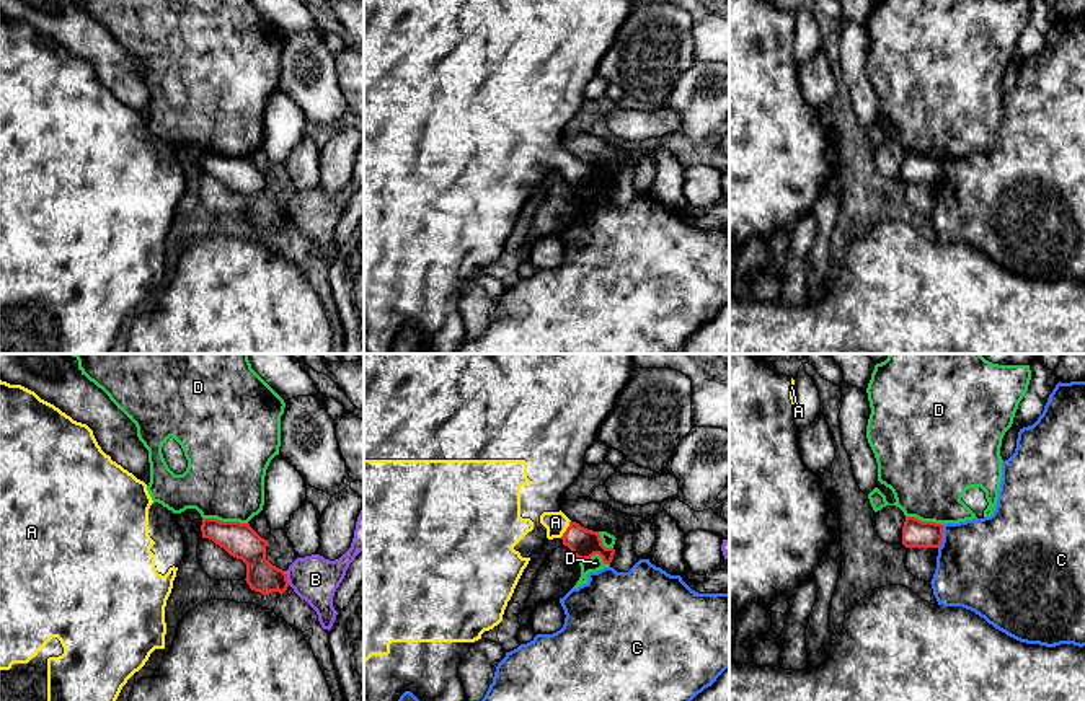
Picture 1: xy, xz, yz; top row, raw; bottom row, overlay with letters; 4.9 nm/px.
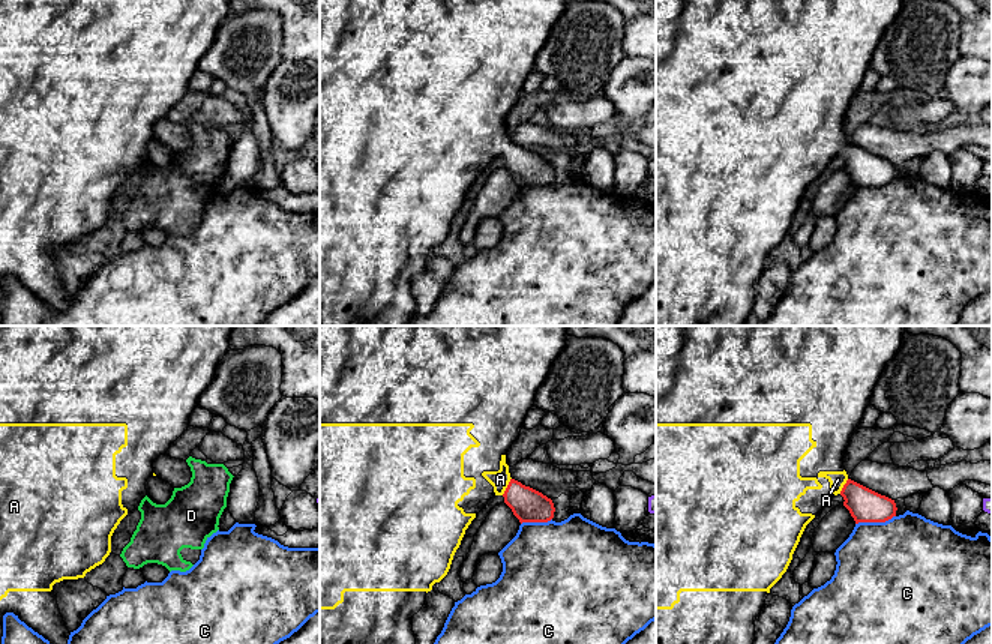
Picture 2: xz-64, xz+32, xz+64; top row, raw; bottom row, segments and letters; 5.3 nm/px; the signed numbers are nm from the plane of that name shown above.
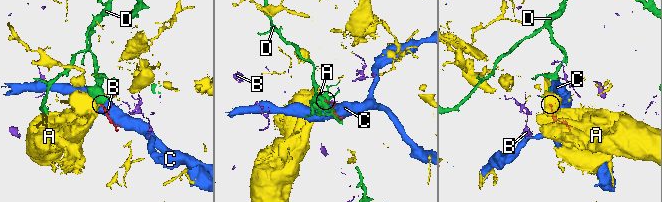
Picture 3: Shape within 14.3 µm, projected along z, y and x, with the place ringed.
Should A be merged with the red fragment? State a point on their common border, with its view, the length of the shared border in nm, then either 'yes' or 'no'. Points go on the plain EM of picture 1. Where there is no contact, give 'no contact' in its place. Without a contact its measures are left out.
contact xz (566, 163); length 100 nm; yes

